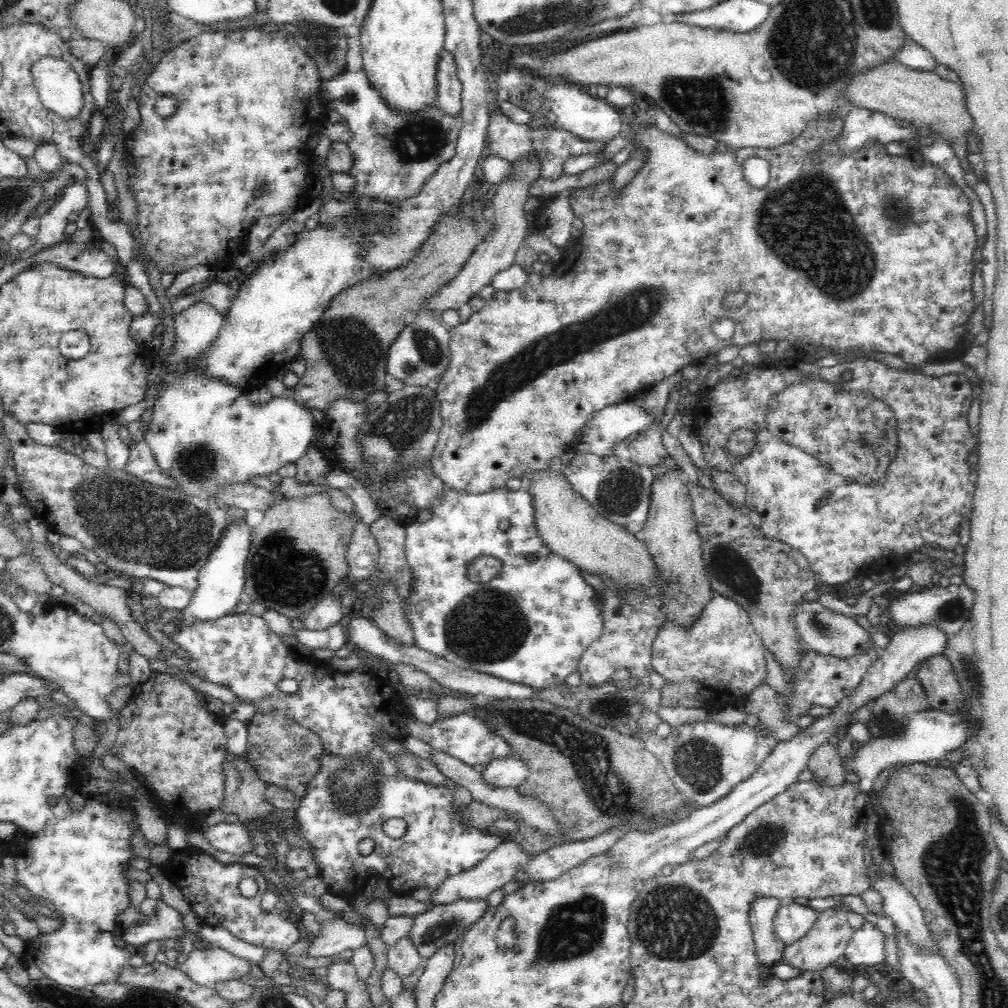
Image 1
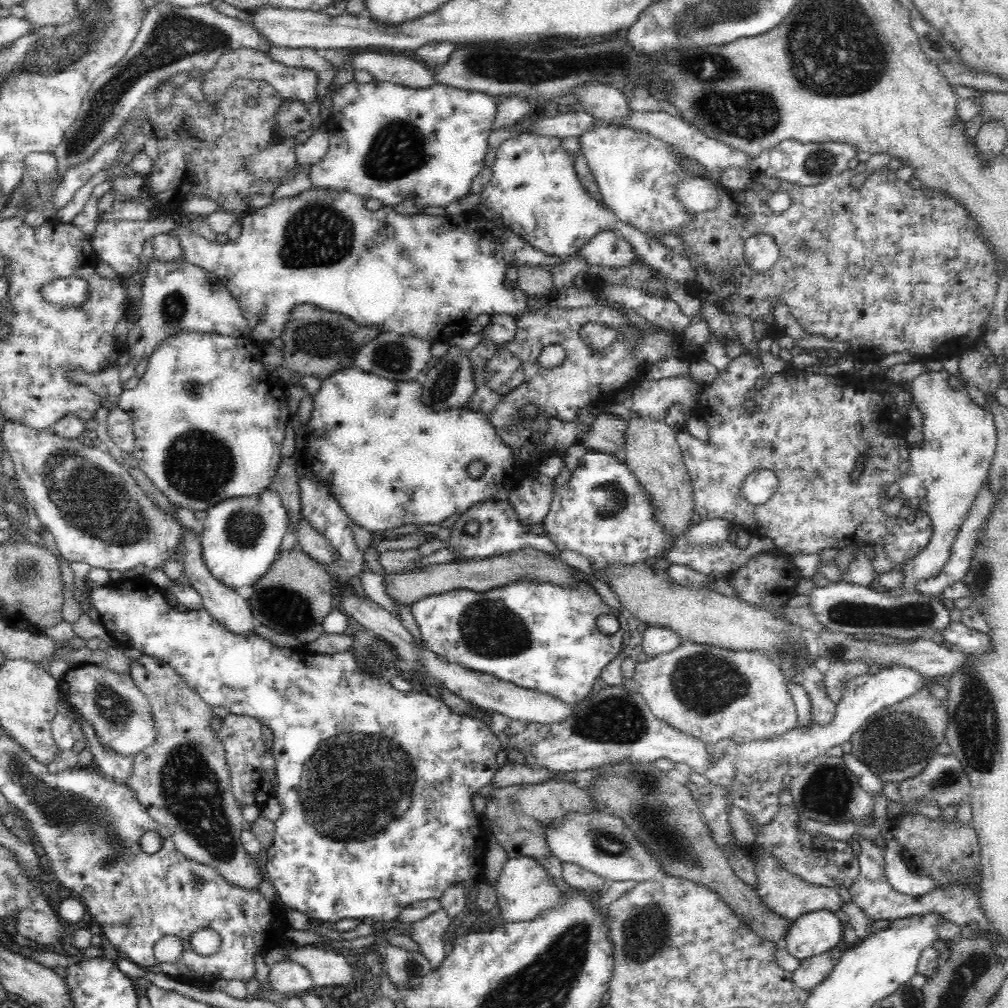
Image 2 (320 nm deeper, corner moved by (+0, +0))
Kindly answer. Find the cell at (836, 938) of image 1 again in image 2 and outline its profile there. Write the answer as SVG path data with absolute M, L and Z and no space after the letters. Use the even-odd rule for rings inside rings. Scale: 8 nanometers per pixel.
M830 952L802 959L800 967L791 974L792 981L801 990L810 993L828 977L834 966Z

